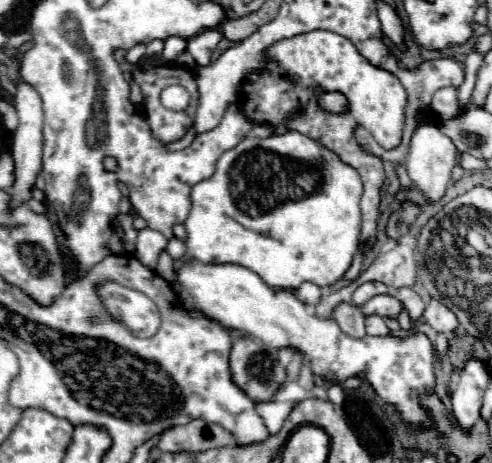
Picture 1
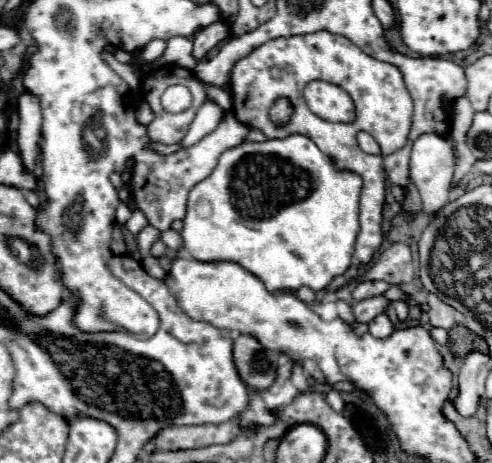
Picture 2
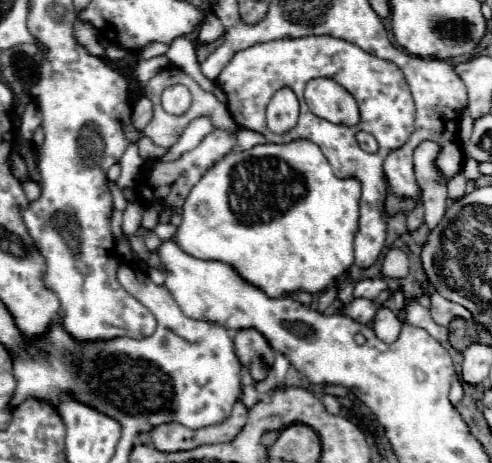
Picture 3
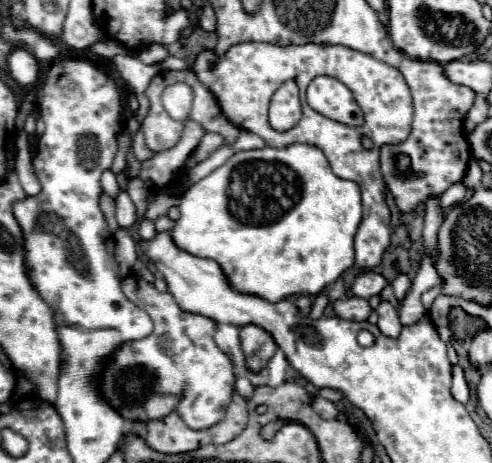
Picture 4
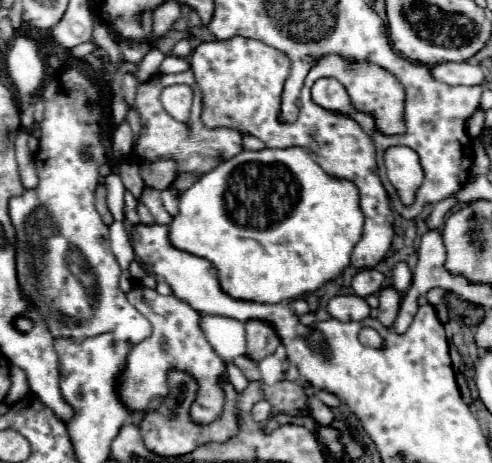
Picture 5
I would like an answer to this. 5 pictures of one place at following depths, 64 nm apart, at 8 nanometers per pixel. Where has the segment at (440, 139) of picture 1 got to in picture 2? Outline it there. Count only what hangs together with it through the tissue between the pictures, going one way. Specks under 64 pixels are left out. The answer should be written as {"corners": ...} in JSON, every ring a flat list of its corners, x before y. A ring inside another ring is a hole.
{"corners":[[424,134,416,138,416,144,412,146,412,156,410,156,410,180,416,184,426,212,436,214,448,202,448,190,450,190,454,168,456,168,456,144,452,136]]}

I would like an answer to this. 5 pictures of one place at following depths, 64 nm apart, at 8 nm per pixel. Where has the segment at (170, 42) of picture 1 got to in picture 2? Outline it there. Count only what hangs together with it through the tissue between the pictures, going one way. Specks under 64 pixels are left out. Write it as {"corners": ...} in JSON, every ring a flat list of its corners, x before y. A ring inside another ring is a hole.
{"corners":[[174,36,172,40,168,40,168,46,166,46,162,58,168,64,176,64,176,66,192,70,196,66,196,60,192,56,192,40,182,38,182,36]]}

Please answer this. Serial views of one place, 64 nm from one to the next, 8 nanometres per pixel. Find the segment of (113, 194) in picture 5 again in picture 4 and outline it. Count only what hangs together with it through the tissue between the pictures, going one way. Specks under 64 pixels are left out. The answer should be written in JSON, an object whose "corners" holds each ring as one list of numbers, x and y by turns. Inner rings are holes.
{"corners":[[120,192,118,200,116,200,116,218,118,218,118,224,128,230,132,228,136,222,138,222,138,214,136,214,136,206,134,202,130,200,130,196,126,192]]}

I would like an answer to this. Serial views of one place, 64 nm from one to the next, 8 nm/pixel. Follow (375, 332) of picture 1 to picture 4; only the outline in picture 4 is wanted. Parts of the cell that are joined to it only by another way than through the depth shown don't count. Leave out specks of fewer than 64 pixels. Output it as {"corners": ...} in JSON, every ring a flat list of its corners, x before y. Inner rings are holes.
{"corners":[[380,302,380,306,376,308,376,314,378,314,376,324,378,324,380,332,384,332,384,336,392,336,392,338,400,336,402,324,400,324,396,308,390,302]]}

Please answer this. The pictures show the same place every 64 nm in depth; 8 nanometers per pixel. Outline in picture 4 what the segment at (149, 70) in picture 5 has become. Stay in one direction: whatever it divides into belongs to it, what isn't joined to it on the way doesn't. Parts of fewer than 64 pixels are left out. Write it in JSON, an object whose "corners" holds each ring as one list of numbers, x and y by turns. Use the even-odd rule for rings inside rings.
{"corners":[[150,44,150,46,142,48,142,52,138,54,138,58,140,58,144,64,162,62,166,56,168,56,168,50,166,50,166,46,162,46,162,44]]}

